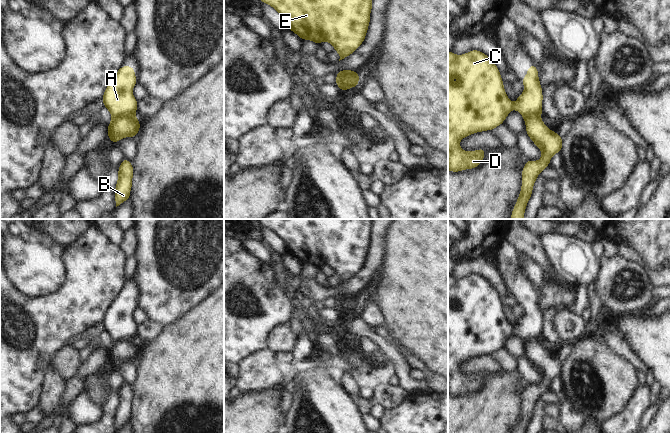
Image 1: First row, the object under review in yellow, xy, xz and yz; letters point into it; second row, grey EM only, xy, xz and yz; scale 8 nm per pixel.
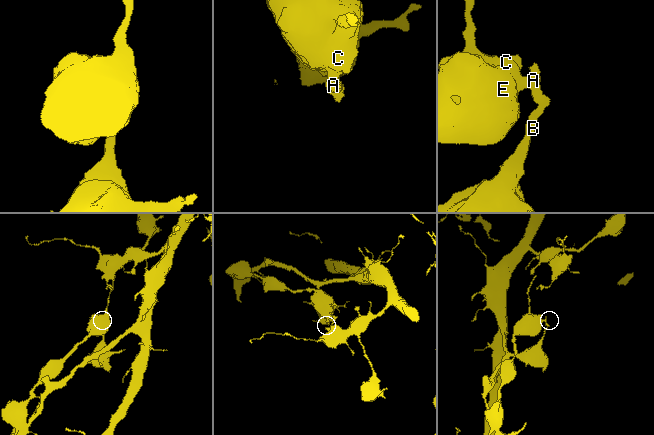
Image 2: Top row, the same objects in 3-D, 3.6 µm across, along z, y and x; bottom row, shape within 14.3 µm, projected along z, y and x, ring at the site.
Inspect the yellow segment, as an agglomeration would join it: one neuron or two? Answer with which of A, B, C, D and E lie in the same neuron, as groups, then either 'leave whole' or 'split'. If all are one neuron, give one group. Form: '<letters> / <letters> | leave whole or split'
A C D E / B | split

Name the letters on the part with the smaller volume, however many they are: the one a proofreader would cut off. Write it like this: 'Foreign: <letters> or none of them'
Foreign: A, C, D, E

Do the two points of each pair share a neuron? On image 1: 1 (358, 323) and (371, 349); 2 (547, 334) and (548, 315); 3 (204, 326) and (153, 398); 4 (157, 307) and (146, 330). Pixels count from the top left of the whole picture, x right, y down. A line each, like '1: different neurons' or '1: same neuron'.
1: different neurons
2: same neuron
3: same neuron
4: different neurons

